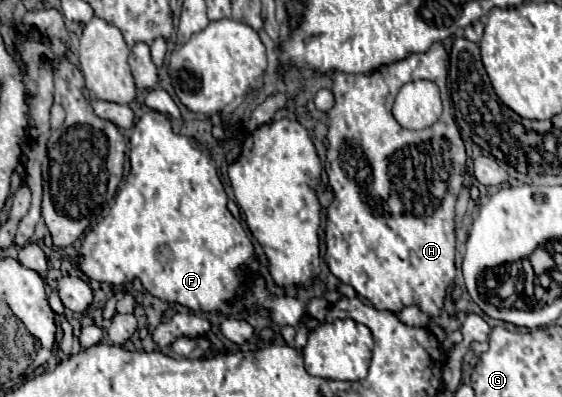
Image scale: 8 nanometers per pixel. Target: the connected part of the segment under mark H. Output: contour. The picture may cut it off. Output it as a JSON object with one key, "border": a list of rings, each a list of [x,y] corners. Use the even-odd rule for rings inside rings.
{"border":[[[440,42],[432,44],[432,48],[426,54],[412,54],[412,56],[408,56],[404,60],[388,64],[386,68],[378,68],[370,76],[366,76],[366,74],[344,74],[344,72],[334,74],[332,92],[334,92],[336,104],[326,114],[328,142],[330,142],[328,144],[328,156],[326,156],[326,160],[328,160],[326,174],[328,174],[330,186],[334,190],[334,202],[330,204],[328,214],[326,214],[326,264],[328,264],[330,272],[342,284],[350,284],[360,296],[368,298],[374,304],[376,310],[400,312],[406,306],[418,306],[424,314],[428,314],[430,318],[436,318],[436,316],[442,314],[448,288],[452,288],[452,284],[454,284],[454,276],[456,276],[456,266],[454,266],[454,204],[456,204],[458,192],[462,190],[462,178],[464,178],[464,172],[466,172],[466,148],[464,148],[464,142],[460,138],[458,126],[456,126],[454,116],[452,116],[452,108],[450,108],[452,100],[450,100],[450,92],[446,88],[446,78],[448,78],[448,54],[446,54],[446,50],[444,50],[444,46]],[[410,80],[430,80],[440,88],[444,112],[442,112],[440,120],[430,128],[406,130],[406,128],[398,126],[398,122],[394,122],[394,116],[392,116],[394,94],[398,94],[402,84],[406,84]]]}

